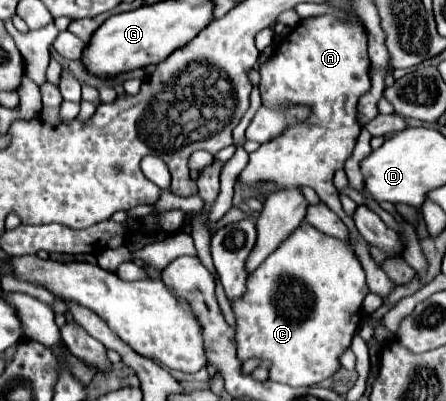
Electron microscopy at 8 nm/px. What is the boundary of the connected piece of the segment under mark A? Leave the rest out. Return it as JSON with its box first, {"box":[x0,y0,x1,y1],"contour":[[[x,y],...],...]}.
{"box":[240,16,394,298],"contour":[[[314,16],[302,20],[292,32],[278,44],[274,56],[260,68],[260,92],[266,106],[284,106],[292,102],[308,104],[314,114],[300,126],[290,126],[284,136],[262,144],[250,154],[248,166],[240,172],[240,180],[246,184],[258,180],[276,182],[278,188],[290,186],[312,186],[320,200],[328,204],[352,230],[356,256],[366,252],[366,262],[360,260],[366,272],[366,284],[370,292],[382,298],[390,294],[394,284],[380,270],[368,252],[368,244],[360,238],[354,220],[342,212],[338,192],[332,184],[336,170],[344,166],[344,160],[352,154],[354,142],[362,130],[358,122],[358,100],[370,90],[368,76],[368,52],[366,52],[366,30],[354,16],[350,22],[340,22],[334,16]]]}

